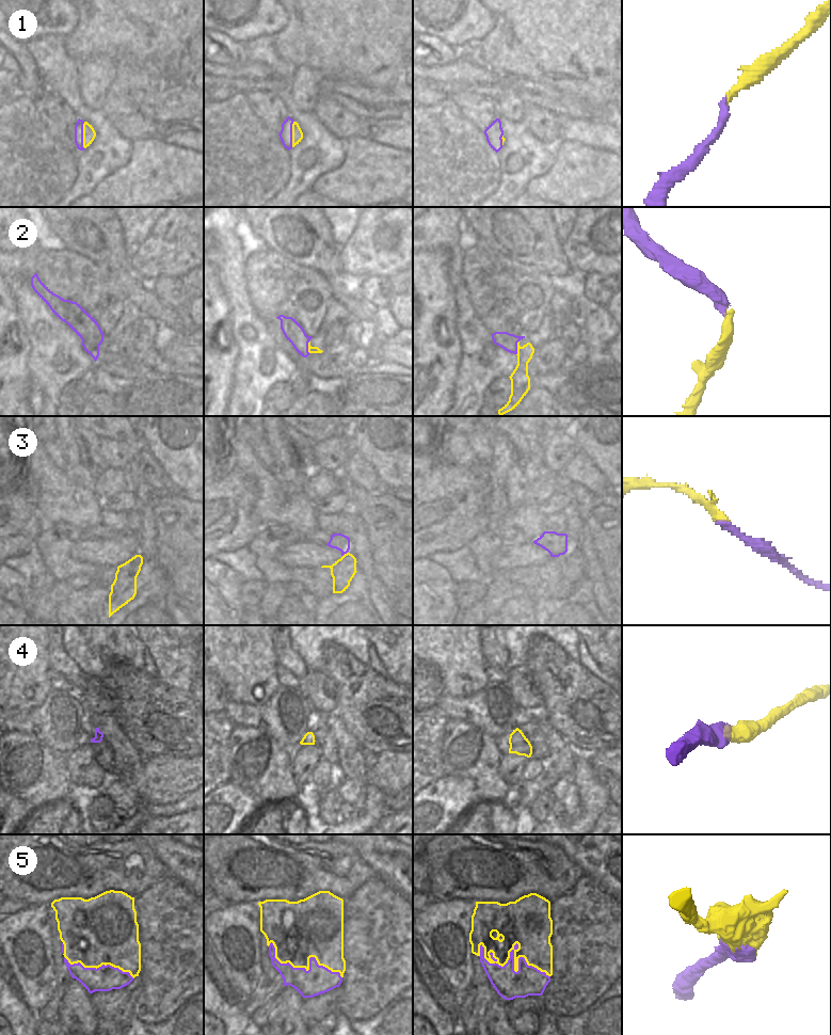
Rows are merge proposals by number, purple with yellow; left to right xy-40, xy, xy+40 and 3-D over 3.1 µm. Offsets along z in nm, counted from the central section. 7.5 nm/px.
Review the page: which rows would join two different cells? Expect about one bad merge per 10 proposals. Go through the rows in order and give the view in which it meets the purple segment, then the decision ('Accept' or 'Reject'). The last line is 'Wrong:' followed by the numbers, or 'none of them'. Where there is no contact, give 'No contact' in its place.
1: Touches purple in xy-40. Accept
2: Touches purple in xy+40. Accept
3: Touches purple in xy. Reject
4: No contact. Accept
5: Touches purple in xy+40. Accept
Wrong: 3.

